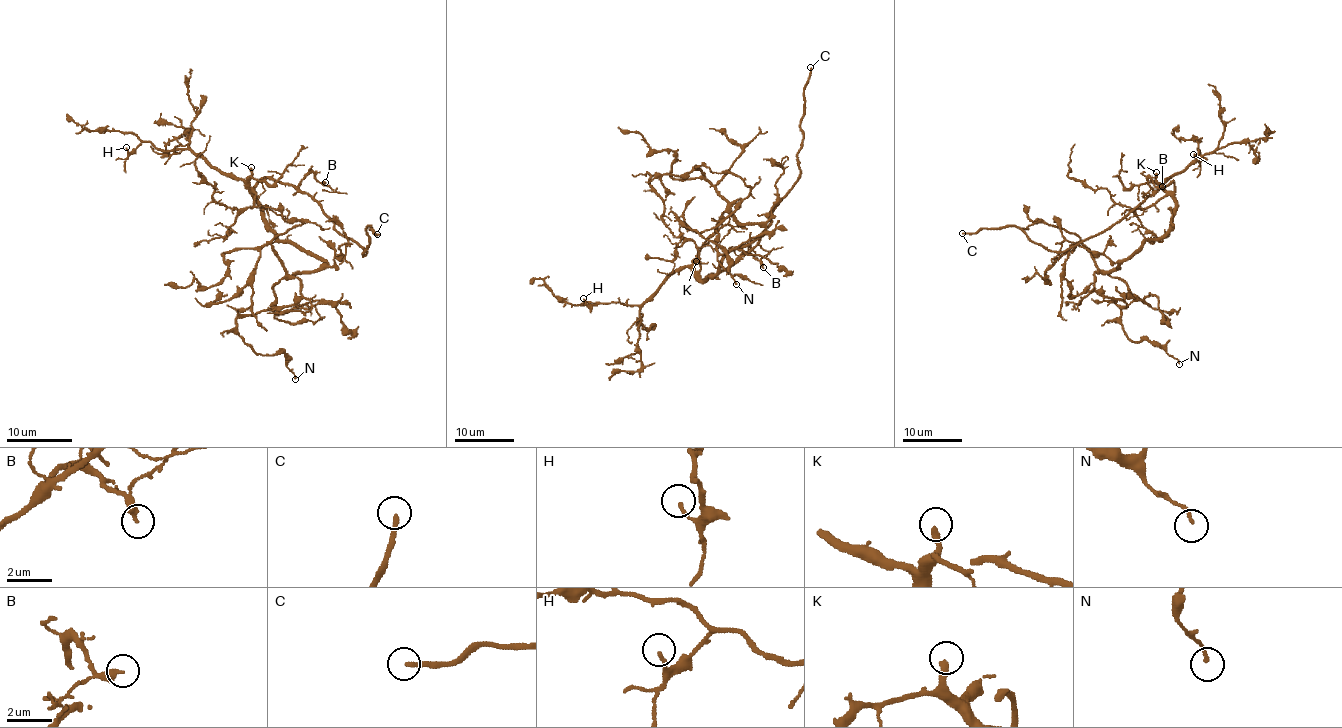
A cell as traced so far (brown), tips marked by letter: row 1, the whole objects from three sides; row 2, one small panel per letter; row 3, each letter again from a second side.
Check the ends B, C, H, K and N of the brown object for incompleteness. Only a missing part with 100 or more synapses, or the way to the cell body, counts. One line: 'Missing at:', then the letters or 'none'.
Missing at: C, K

